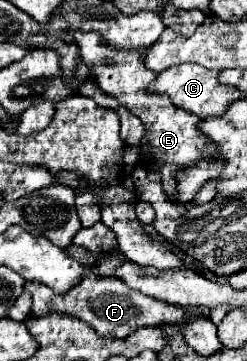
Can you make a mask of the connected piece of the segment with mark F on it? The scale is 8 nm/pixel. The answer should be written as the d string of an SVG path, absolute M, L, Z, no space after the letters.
M85 278L81 282L81 286L77 286L77 290L71 290L69 294L65 294L65 298L57 298L57 294L53 294L53 290L49 290L45 284L39 284L39 282L25 282L25 290L29 290L35 300L35 308L31 308L31 316L43 318L49 312L69 314L69 316L81 318L83 322L93 326L93 330L99 336L127 338L129 334L133 334L135 330L139 330L143 326L159 326L159 324L181 326L187 322L187 312L183 308L149 298L149 296L129 288L123 280L115 280L115 278Z

